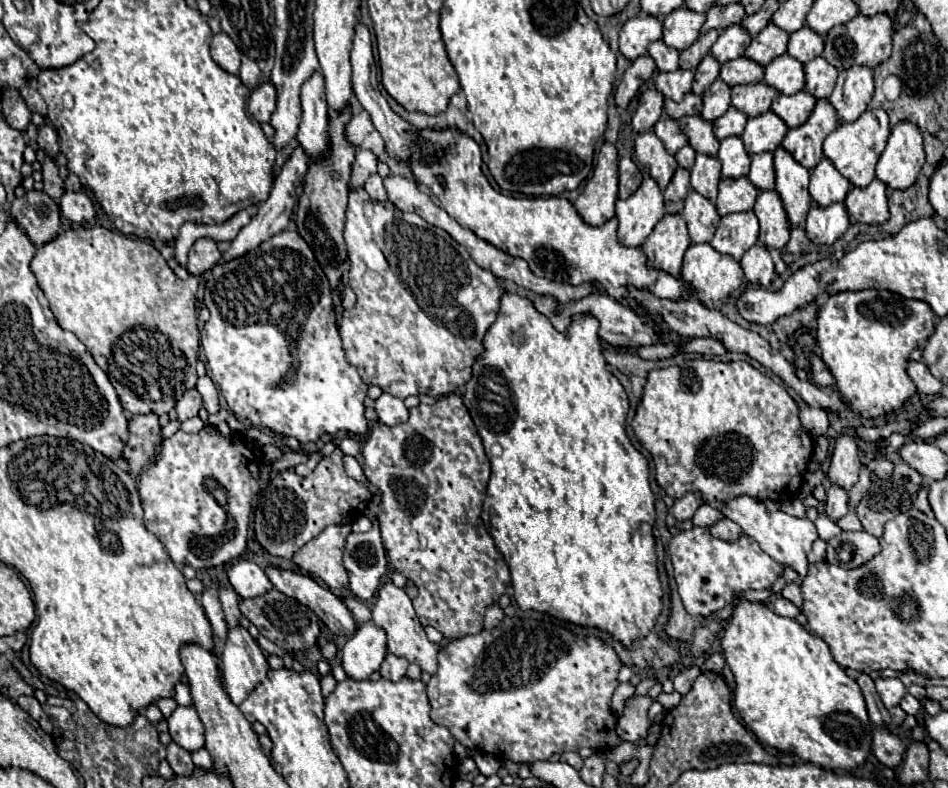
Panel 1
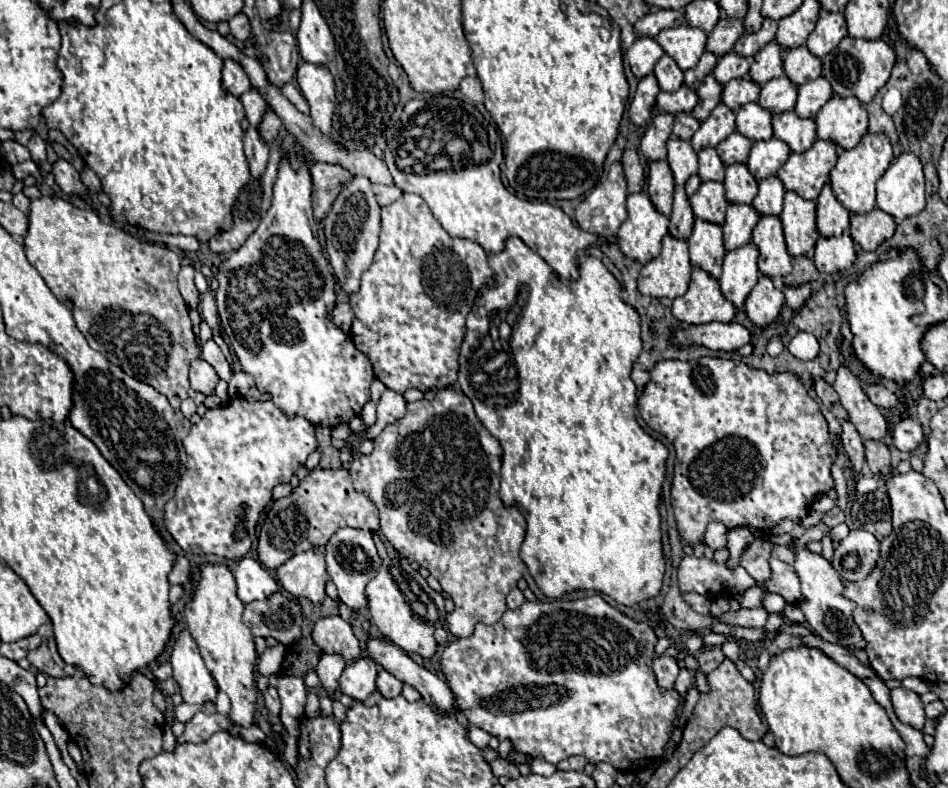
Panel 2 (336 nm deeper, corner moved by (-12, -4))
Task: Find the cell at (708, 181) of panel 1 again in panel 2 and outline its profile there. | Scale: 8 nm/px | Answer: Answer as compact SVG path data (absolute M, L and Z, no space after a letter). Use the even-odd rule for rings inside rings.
M701 182L701 188L689 198L689 202L697 218L723 224L729 202L725 198L725 188L721 182Z

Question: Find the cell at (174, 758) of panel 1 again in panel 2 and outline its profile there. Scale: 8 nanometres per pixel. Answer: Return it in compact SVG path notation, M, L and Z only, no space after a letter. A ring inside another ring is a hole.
M197 712L187 724L185 724L185 732L177 737L177 743L193 742L193 744L201 744L205 740L209 740L215 732L219 730L231 730L231 720L213 712L213 714L205 714L205 712Z

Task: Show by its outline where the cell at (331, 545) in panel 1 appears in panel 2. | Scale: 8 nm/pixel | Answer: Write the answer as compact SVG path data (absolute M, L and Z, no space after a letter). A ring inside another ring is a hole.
M325 546L295 554L277 568L277 578L291 596L321 602L325 598L325 584L331 580L325 564Z

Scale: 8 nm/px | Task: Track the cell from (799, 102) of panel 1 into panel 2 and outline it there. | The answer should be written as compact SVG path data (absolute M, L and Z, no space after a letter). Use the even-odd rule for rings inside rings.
M789 110L789 112L781 112L773 116L773 134L779 140L787 142L793 152L805 152L817 140L817 124L813 118L799 118L793 110Z

